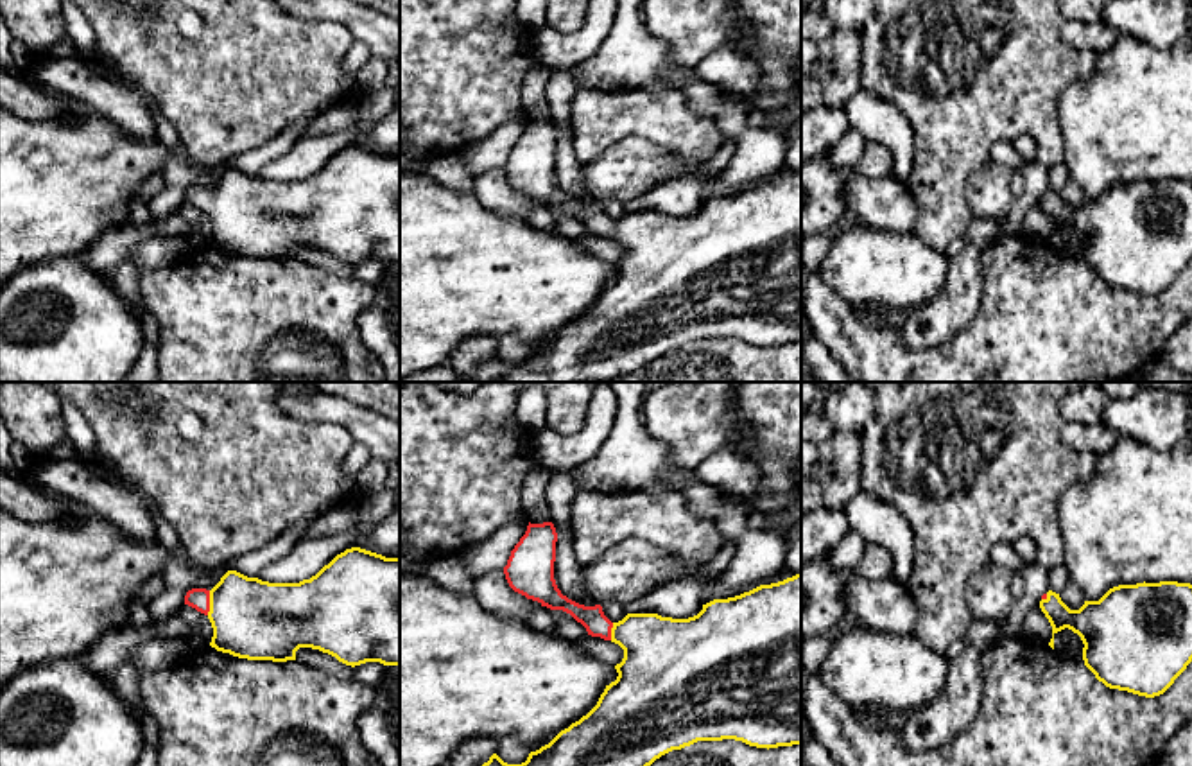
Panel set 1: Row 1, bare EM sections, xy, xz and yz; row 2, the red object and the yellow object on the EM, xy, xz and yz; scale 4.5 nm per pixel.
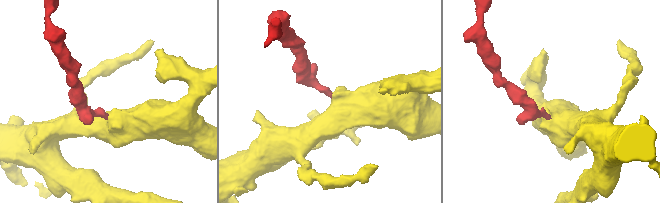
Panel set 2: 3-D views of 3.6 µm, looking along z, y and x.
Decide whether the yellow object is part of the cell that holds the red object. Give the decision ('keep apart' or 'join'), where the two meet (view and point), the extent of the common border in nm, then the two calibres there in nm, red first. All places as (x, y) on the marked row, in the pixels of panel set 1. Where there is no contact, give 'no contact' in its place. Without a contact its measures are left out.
join | xy (208, 603) | 110 nm | 100/360 nm

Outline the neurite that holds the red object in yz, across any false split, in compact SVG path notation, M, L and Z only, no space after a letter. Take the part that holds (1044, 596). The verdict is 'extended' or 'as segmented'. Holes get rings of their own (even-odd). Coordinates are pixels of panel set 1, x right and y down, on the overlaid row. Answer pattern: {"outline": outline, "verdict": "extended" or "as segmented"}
{"outline": "M1178 581L1119 585L1099 601L1084 601L1079 610L1070 610L1059 594L1049 590L1041 596L1040 608L1052 626L1049 646L1054 649L1054 635L1065 628L1077 633L1084 644L1084 666L1110 689L1127 691L1154 698L1163 694L1192 662L1192 585Z", "verdict": "extended"}

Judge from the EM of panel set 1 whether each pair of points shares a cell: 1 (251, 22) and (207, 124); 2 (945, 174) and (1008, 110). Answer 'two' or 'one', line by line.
1: one
2: one

